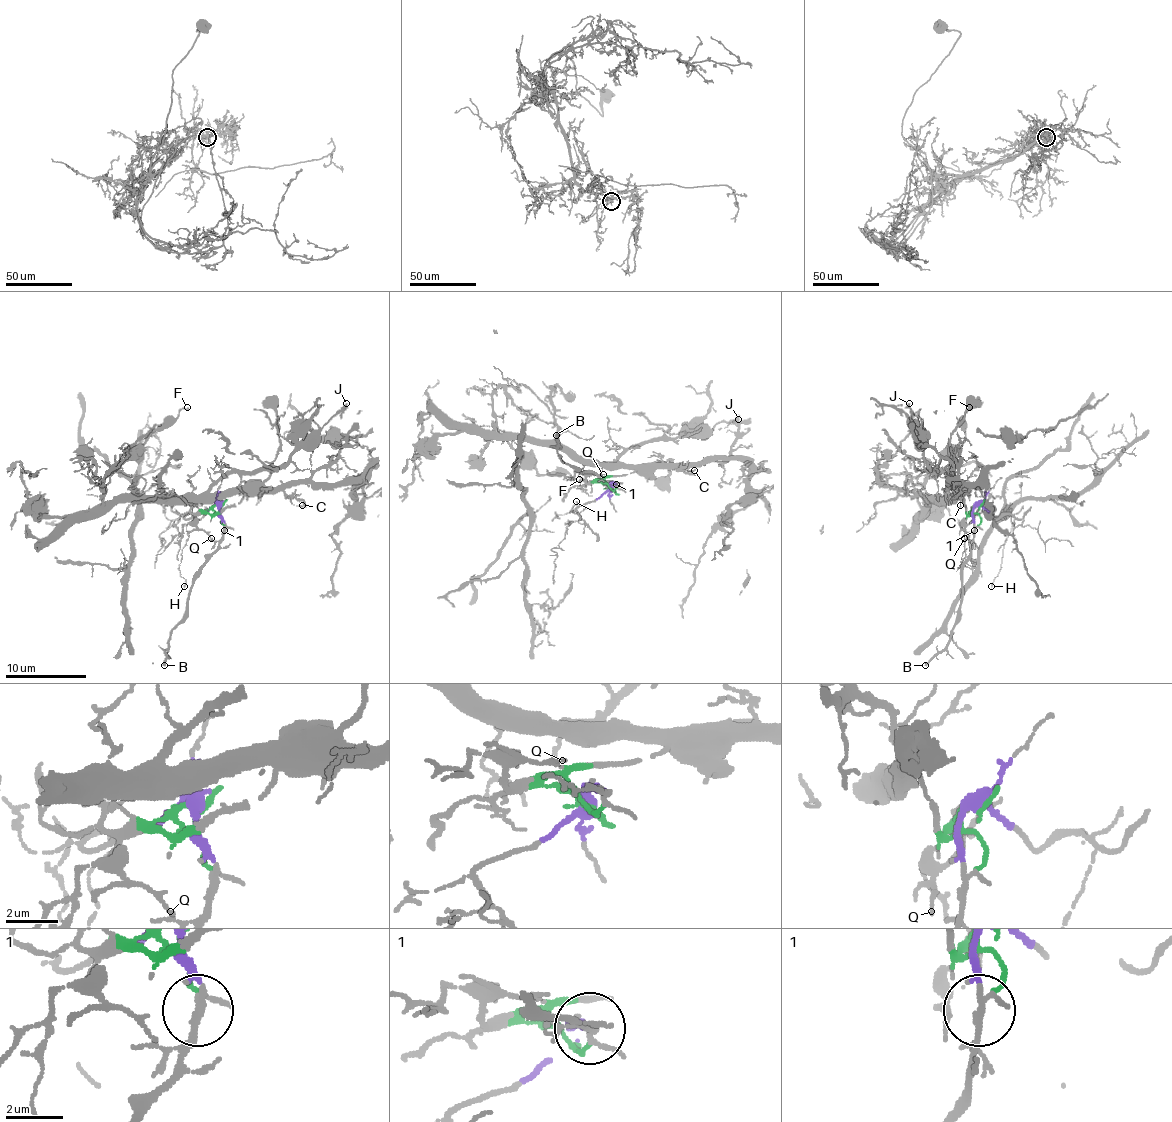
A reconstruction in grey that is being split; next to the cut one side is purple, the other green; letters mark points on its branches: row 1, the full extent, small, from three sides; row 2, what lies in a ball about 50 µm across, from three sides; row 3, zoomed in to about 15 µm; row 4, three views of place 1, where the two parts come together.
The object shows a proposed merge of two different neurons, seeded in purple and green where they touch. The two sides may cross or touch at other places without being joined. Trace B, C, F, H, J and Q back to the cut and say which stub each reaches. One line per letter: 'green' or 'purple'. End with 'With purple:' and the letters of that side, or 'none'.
B: purple
C: green
F: green
H: purple
J: green
Q: green
With purple: B, H

